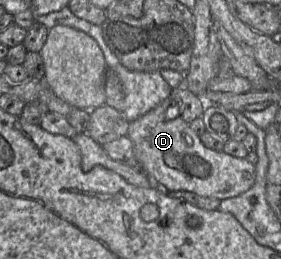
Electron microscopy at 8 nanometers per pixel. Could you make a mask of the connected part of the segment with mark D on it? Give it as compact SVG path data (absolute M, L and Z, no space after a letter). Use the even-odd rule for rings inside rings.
M170 97L129 123L131 139L140 168L163 190L186 190L219 200L238 196L255 183L256 167L246 158L207 148L179 115Z

